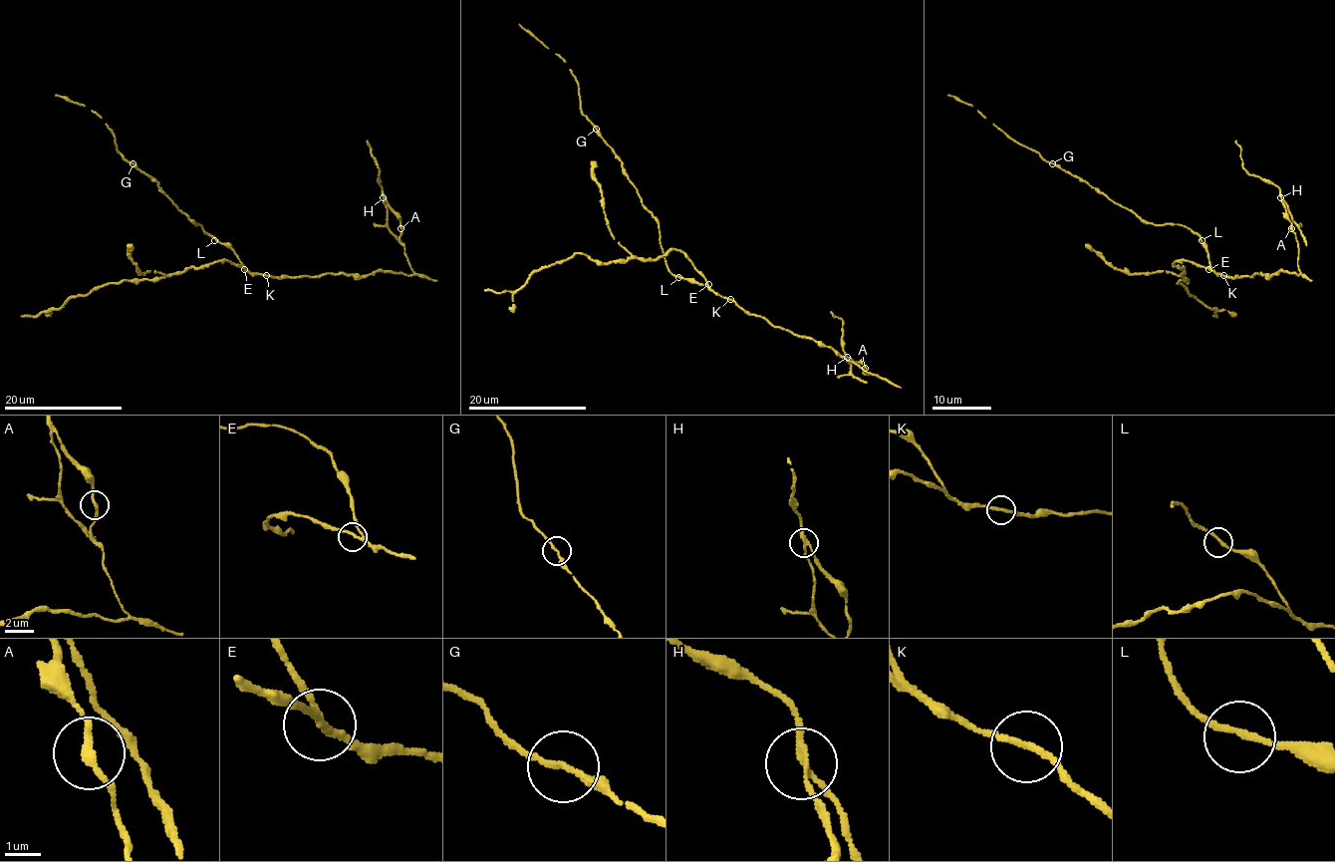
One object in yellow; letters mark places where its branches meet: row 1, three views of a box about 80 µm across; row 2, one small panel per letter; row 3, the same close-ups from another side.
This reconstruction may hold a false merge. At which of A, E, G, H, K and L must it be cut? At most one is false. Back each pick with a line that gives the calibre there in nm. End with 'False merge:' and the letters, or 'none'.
H: 160 nm
False merge: H

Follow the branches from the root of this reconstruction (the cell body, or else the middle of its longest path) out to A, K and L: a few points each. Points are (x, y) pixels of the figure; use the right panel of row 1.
A: (1208, 259), (1215, 272), (1227, 277), (1270, 275), (1279, 271), (1297, 275), (1298, 243), (1291, 228)
K: (1208, 259), (1209, 266), (1223, 275)
L: (1208, 259), (1201, 240)

